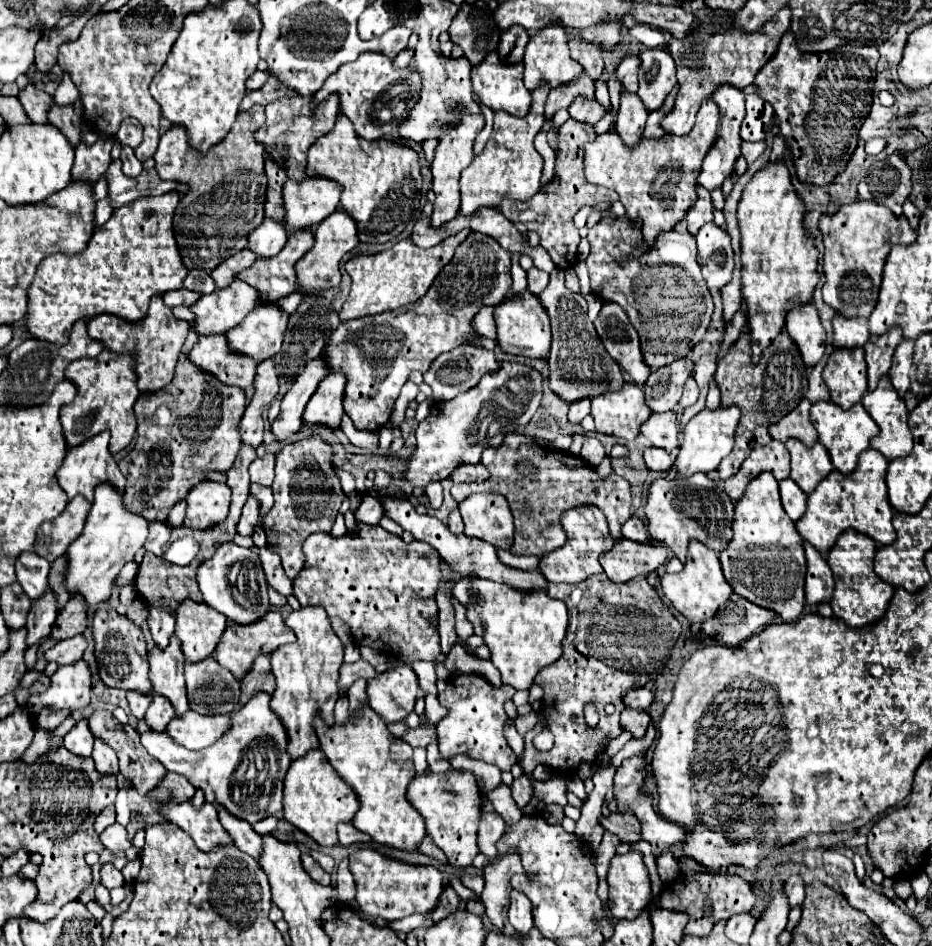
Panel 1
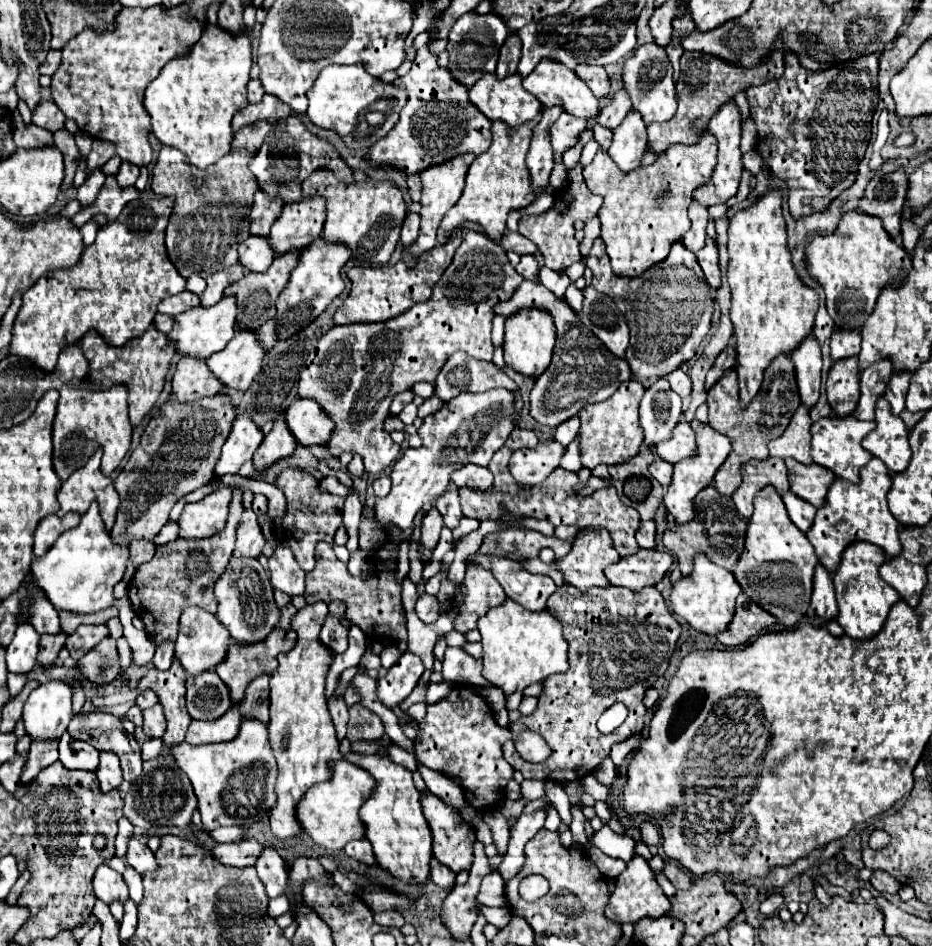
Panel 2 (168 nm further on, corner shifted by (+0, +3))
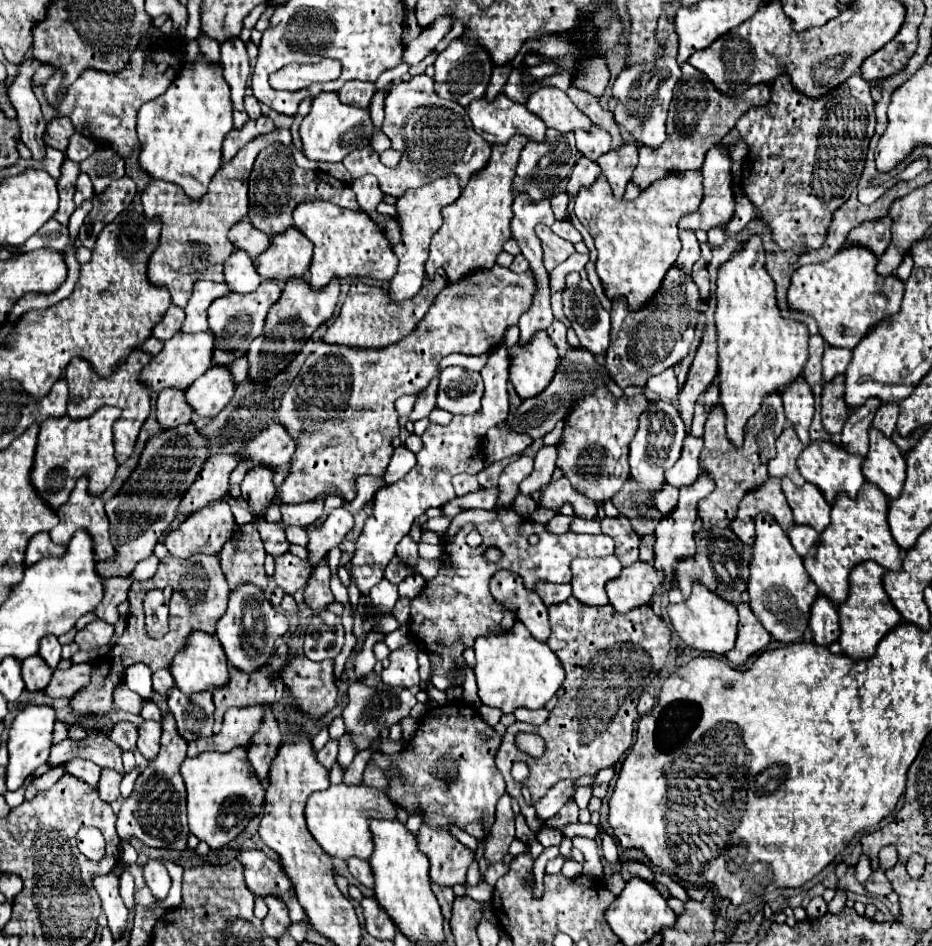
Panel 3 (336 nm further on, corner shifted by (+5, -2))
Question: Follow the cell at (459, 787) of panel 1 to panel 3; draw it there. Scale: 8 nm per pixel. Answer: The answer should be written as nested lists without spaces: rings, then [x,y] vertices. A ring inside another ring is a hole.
[[[427,823],[421,825],[417,841],[431,861],[429,875],[433,883],[445,887],[465,883],[465,873],[475,859],[475,851],[459,843],[445,827],[429,827]]]

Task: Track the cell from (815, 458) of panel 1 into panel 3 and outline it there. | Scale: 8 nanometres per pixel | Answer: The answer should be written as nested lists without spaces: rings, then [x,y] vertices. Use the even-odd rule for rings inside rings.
[[[781,479],[783,493],[789,501],[789,507],[793,509],[795,523],[811,525],[815,531],[823,531],[829,525],[829,511],[831,505],[827,499],[813,487],[813,483],[805,483],[797,487],[791,479]]]

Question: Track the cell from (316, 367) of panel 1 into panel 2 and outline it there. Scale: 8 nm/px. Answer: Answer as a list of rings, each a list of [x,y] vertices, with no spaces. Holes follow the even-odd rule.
[[[278,414],[274,428],[270,430],[270,434],[264,436],[264,442],[260,444],[260,448],[252,458],[256,474],[266,472],[278,460],[292,456],[294,450],[296,450],[294,436],[290,434],[290,430],[286,430],[286,422],[282,422],[282,414]]]

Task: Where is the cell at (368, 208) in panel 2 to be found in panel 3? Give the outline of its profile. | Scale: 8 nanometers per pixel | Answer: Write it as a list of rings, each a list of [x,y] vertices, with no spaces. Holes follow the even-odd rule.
[[[315,199],[297,205],[297,209],[293,211],[293,223],[315,245],[309,269],[309,285],[315,289],[325,287],[333,275],[391,279],[397,271],[397,257],[385,237],[381,223],[377,223],[363,209],[345,211],[343,207],[325,203],[323,199]]]

